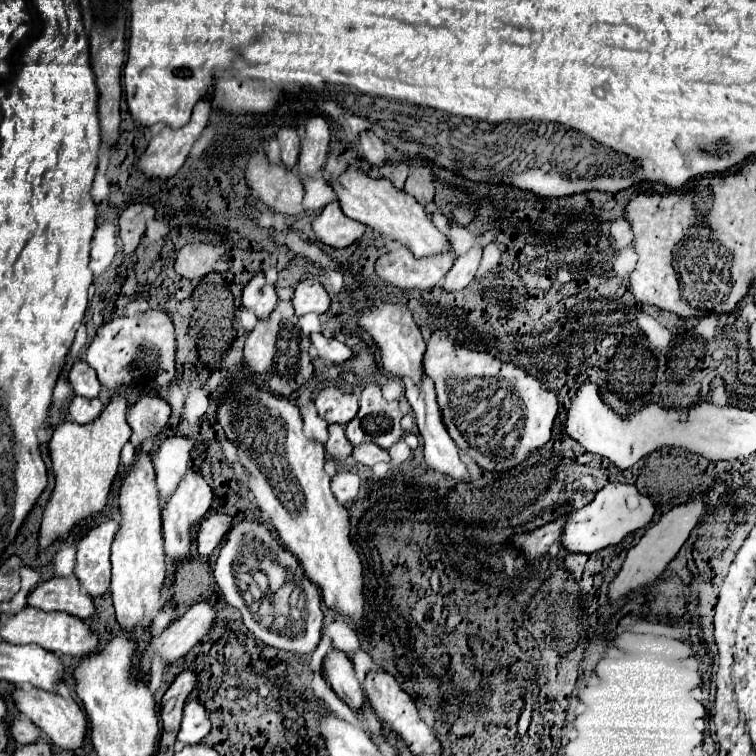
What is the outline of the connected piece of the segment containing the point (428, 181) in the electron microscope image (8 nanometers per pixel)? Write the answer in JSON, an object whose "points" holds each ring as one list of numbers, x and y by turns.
{"points":[[417,165,417,167,413,167,409,177,407,177,405,191,409,195,413,195,421,205,427,205,429,201,433,201,435,181,433,181,431,167,429,165]]}

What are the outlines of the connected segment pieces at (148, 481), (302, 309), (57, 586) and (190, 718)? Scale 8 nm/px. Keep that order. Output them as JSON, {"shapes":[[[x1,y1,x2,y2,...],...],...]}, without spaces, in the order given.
{"shapes":[[[141,449,131,471,123,477,119,489,121,523,111,545,111,593,117,611,117,621,123,629,147,627,155,613,161,611,161,585,165,581,165,551,161,533,159,489,151,455]],[[311,277,303,283,297,285,295,289,295,297,293,297,293,307,295,307,295,315,305,315,305,313,325,313,331,305,331,297,327,295,325,287,319,283,319,279]],[[53,577,39,583,29,595,27,605,43,611,65,611,79,619,87,619,95,607,87,593,79,593,77,577]],[[189,701,183,707,183,721,181,721,181,729,177,739,185,745,197,745,203,741,203,737,211,731,211,723,209,723,209,715,205,711,203,705,199,705,197,701]]]}

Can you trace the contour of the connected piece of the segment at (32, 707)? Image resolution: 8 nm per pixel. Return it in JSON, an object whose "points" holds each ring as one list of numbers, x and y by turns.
{"points":[[17,687,11,693,17,711,21,711,25,717,29,717,43,735,49,737,49,741,61,749,77,749,83,745,85,731,87,731,87,717,81,711,81,707,73,699,65,699,57,693,43,691,37,687]]}

